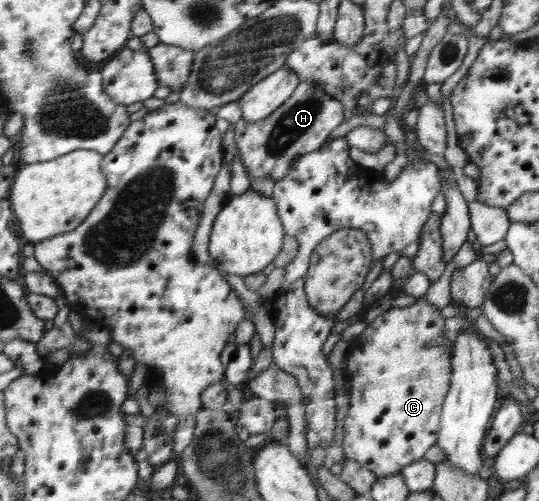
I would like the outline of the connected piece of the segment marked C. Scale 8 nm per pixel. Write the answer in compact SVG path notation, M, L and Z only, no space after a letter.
M425 297L417 298L414 304L402 308L391 308L388 311L377 316L371 324L367 325L364 333L352 339L349 344L347 357L347 375L349 375L349 408L343 424L343 454L344 458L353 460L361 464L364 468L371 470L377 476L387 476L399 474L409 464L416 463L417 460L423 459L423 455L431 446L436 444L440 432L440 416L443 414L445 394L448 394L449 376L452 376L451 366L449 366L449 350L445 346L445 320L441 318L441 312L437 307L429 303Z

